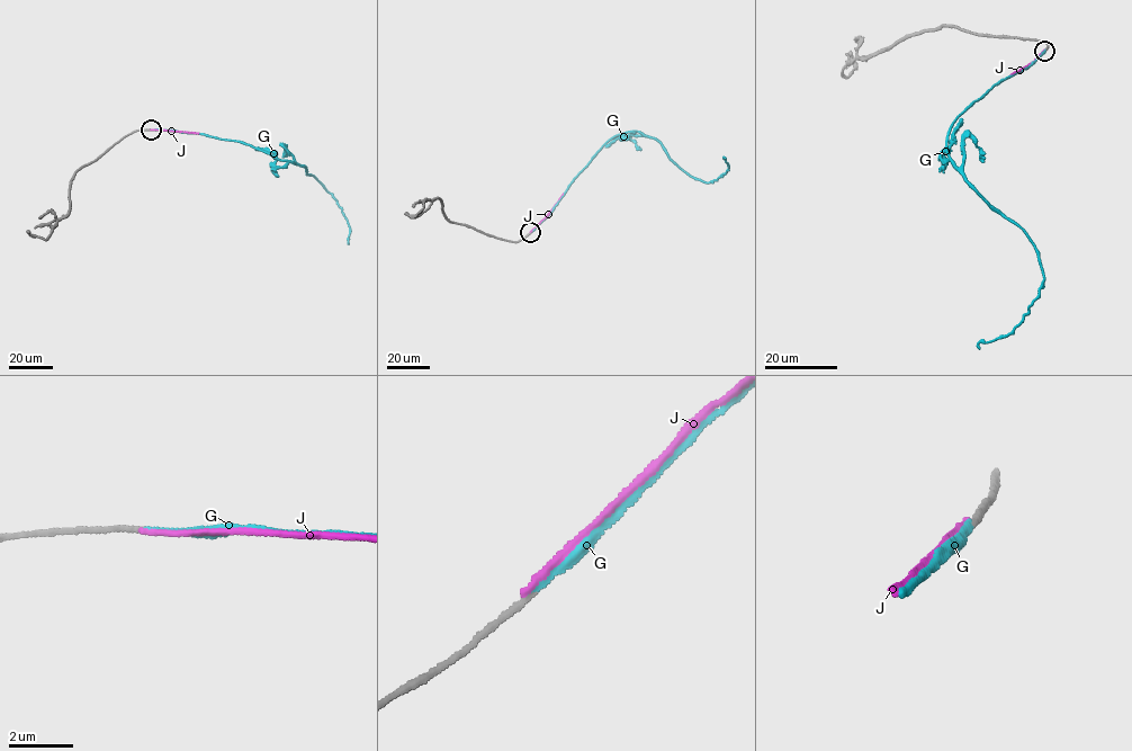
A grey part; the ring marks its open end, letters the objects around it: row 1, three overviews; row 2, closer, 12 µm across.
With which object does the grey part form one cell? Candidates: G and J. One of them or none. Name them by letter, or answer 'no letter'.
G

